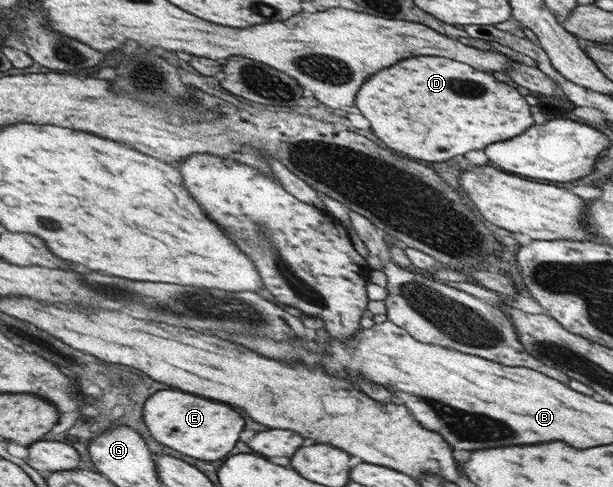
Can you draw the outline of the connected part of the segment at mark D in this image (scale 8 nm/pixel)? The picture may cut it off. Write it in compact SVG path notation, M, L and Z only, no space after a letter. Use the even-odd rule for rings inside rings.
M416 56L376 72L368 82L362 84L356 96L356 108L360 108L360 112L370 120L374 134L388 148L428 162L444 162L470 150L484 150L488 144L510 140L534 124L528 102L512 86L498 82L486 72L474 70L468 64L440 56Z

